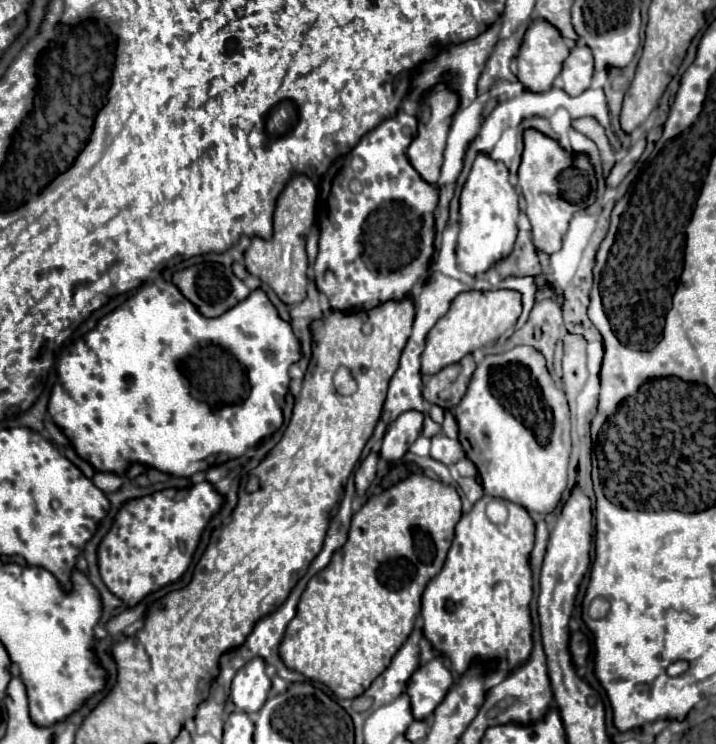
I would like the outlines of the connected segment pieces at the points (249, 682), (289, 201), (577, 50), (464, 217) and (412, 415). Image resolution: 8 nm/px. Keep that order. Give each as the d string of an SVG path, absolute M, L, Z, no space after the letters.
M255 658L235 674L231 682L231 700L245 714L255 714L267 700L271 680L265 672L265 662Z
M297 174L285 186L279 196L275 210L275 234L271 240L253 238L251 246L245 252L245 268L251 276L257 276L265 286L269 286L277 298L285 304L297 304L305 298L307 288L307 252L305 242L309 228L315 222L315 204L317 204L317 186L305 176Z
M577 44L567 60L563 62L561 72L561 86L567 94L579 96L583 90L589 88L593 78L593 56L585 44Z
M477 154L459 198L457 268L467 274L481 274L499 264L499 260L513 250L519 214L519 196L509 182L507 166L487 154Z
M407 410L403 412L389 428L383 438L381 458L399 460L409 450L411 442L415 442L423 430L423 412Z

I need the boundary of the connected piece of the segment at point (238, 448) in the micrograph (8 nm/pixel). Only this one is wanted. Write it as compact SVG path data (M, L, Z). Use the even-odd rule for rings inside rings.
M171 282L145 284L131 294L125 304L99 320L93 330L61 350L49 414L71 440L75 452L97 472L123 476L129 464L137 462L173 476L189 478L243 456L249 448L255 448L257 442L281 428L283 414L279 414L279 410L289 390L289 366L299 358L299 340L291 324L277 316L263 288L253 290L249 298L227 310L227 314L205 318ZM205 342L219 346L219 380L223 380L219 382L219 410L193 398L187 378L179 370L179 362Z

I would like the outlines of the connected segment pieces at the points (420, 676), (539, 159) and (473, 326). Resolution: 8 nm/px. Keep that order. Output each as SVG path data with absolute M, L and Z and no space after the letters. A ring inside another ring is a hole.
M441 654L429 660L427 664L421 664L411 676L411 682L407 682L405 690L411 698L413 716L417 720L425 720L429 714L433 714L451 684L453 676L451 670L445 666L445 658Z
M527 128L523 140L525 140L525 150L519 166L519 186L527 202L525 212L531 222L535 246L547 254L553 254L561 248L561 238L567 232L567 224L577 212L575 206L567 206L567 202L563 202L563 198L555 194L555 174L559 174L559 170L567 166L567 162L573 162L573 158L559 146L557 140L545 136L535 128Z
M489 290L489 292L461 292L451 302L449 312L433 326L427 336L427 348L423 352L423 374L435 374L443 366L459 362L465 354L483 348L485 342L501 338L509 328L515 326L523 310L521 294L517 290Z

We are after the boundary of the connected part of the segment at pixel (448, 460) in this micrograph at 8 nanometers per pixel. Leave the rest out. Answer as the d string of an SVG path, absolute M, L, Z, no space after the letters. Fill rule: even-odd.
M437 434L437 436L433 436L431 458L451 466L451 464L459 462L461 458L465 458L465 452L463 452L463 446L457 440L451 440L445 434Z

